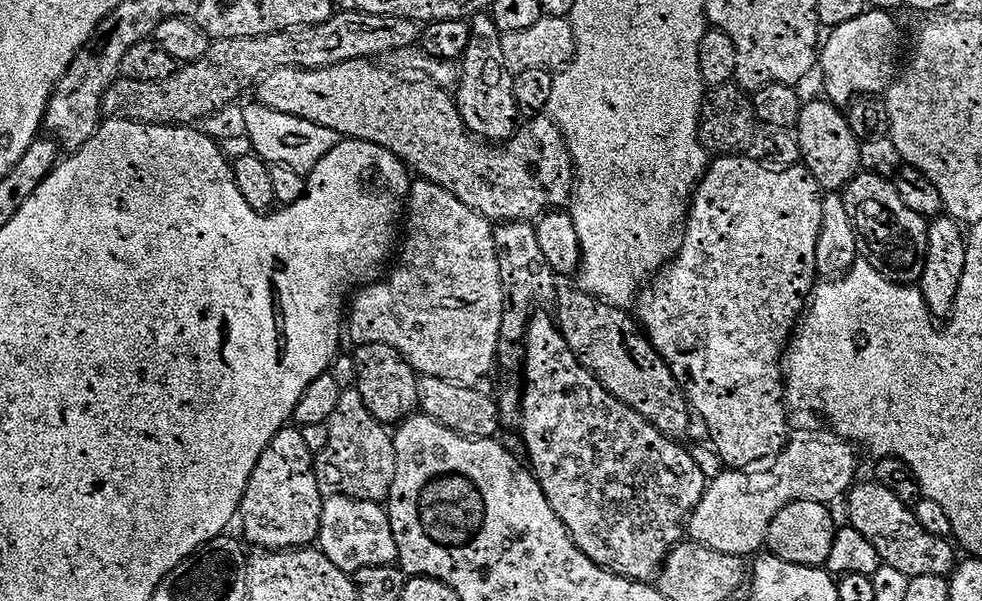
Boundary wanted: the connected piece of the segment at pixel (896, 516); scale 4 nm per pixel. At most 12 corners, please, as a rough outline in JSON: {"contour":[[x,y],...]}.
{"contour":[[853,483],[843,501],[887,567],[947,577],[957,549],[931,536],[880,484]]}

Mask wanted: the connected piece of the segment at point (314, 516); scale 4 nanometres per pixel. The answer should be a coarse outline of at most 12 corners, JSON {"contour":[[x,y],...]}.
{"contour":[[303,434],[266,446],[238,524],[260,550],[318,536],[322,489]]}

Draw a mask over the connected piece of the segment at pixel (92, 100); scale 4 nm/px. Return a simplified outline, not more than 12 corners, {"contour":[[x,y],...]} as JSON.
{"contour":[[77,54],[48,100],[42,124],[79,146],[101,123],[114,64]]}

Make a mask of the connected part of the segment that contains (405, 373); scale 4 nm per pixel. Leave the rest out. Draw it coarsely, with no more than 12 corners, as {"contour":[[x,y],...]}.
{"contour":[[362,344],[354,391],[373,419],[413,415],[418,376],[393,348]]}

